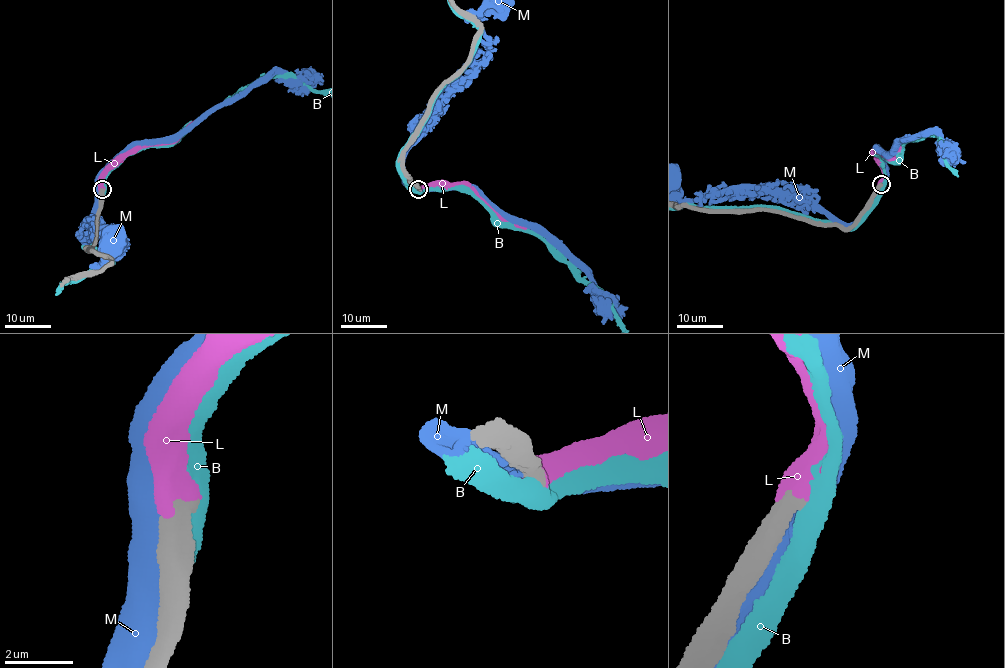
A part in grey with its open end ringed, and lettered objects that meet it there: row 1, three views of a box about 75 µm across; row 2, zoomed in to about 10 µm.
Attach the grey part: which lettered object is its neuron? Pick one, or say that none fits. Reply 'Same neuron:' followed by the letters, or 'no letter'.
Same neuron: L

